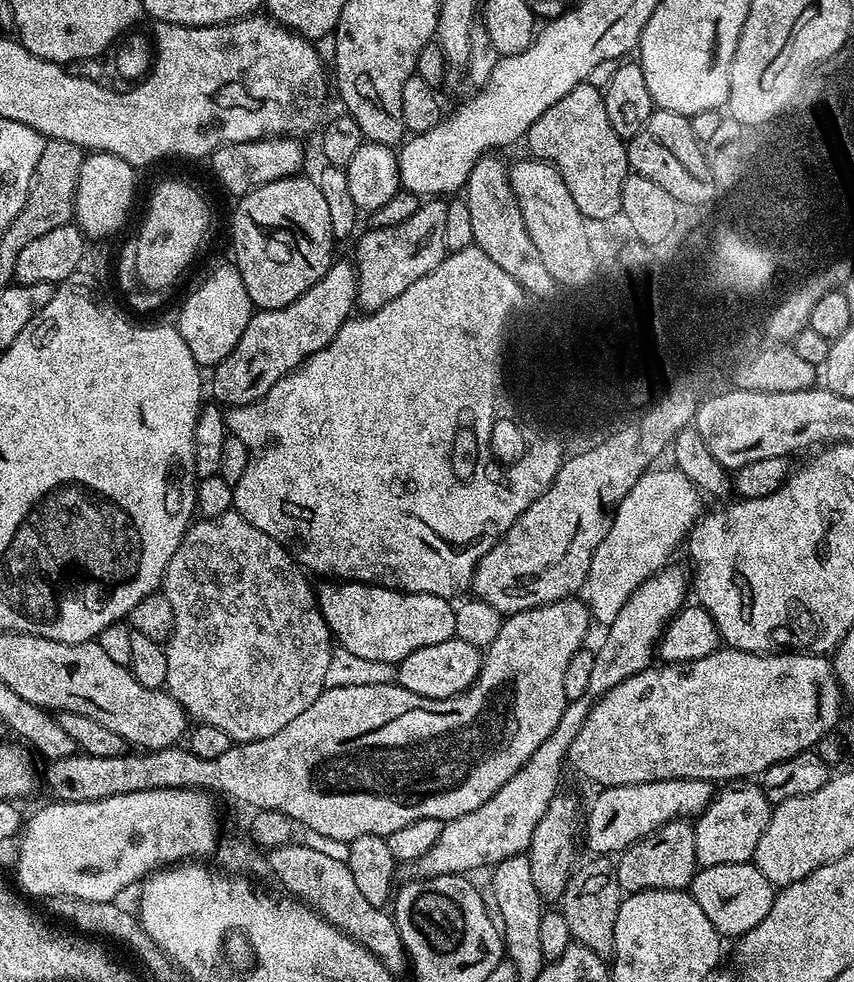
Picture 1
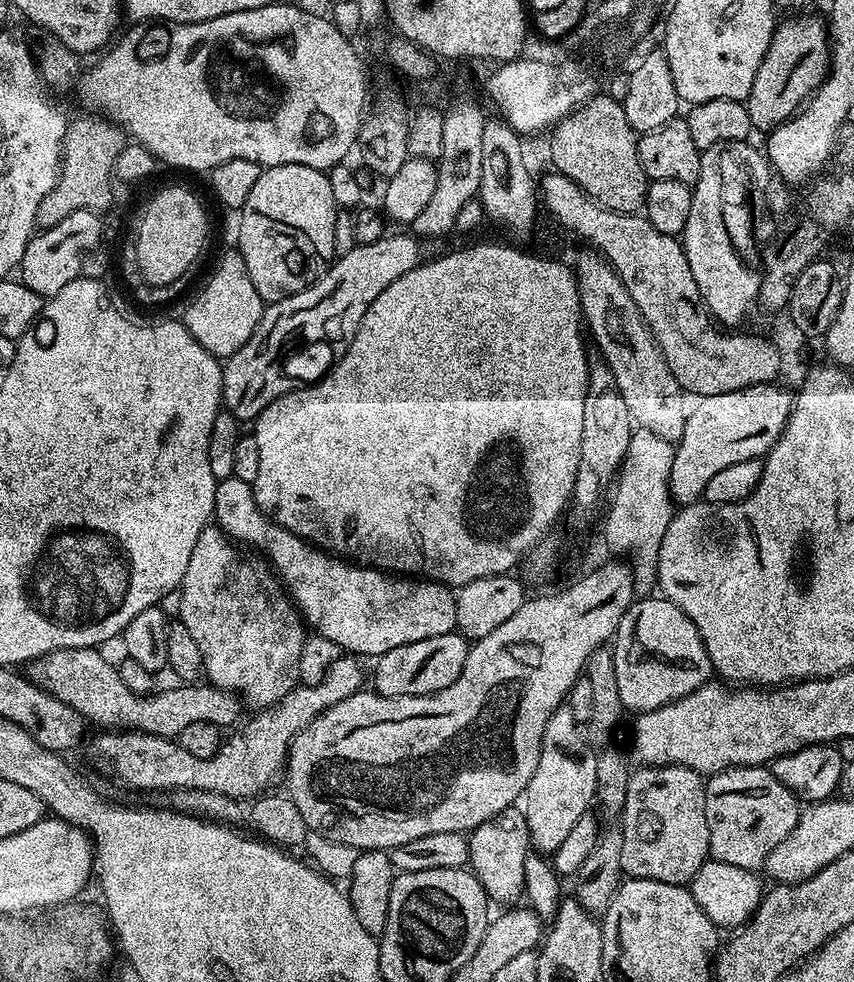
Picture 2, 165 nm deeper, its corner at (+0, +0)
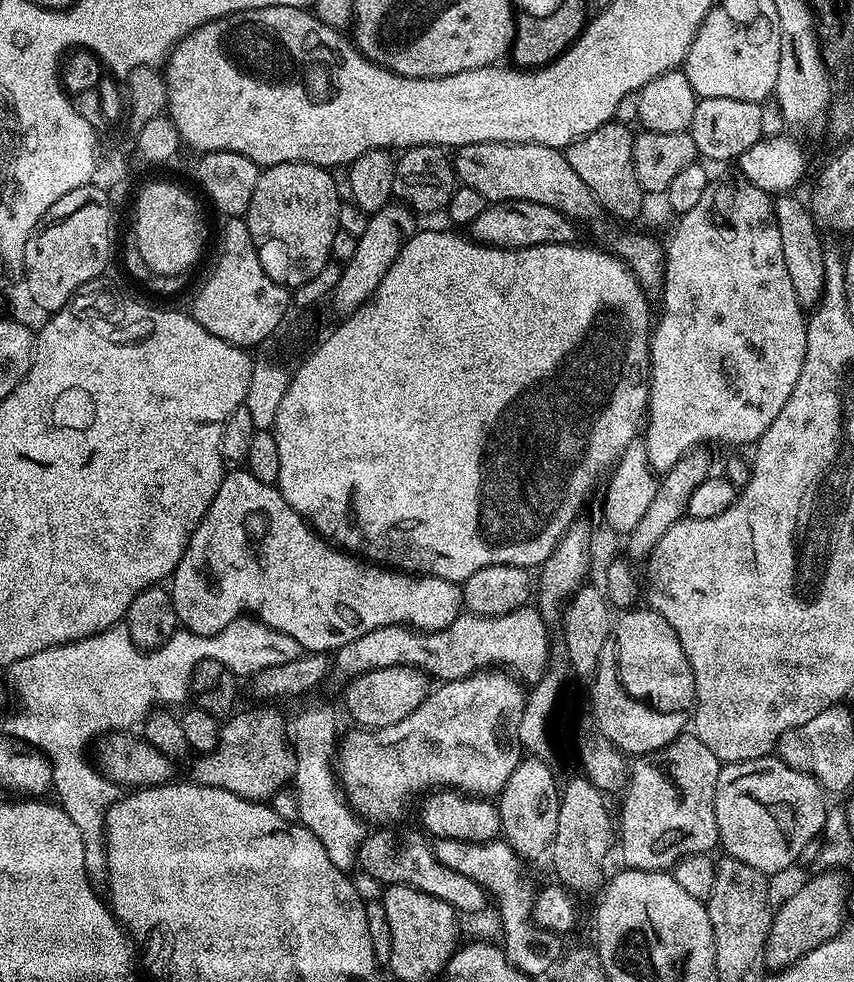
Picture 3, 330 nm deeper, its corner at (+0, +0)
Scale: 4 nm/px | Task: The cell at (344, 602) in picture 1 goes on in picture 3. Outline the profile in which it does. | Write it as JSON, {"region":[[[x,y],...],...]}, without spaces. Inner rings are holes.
{"region":[[[232,470],[225,475],[222,486],[218,486],[218,494],[210,502],[202,522],[188,537],[188,544],[184,547],[182,558],[178,566],[172,571],[170,577],[170,591],[176,619],[187,631],[198,634],[199,636],[216,636],[230,622],[234,622],[236,617],[245,612],[251,614],[261,624],[270,626],[274,630],[282,630],[282,634],[290,634],[294,642],[298,642],[304,647],[308,654],[332,654],[336,649],[346,646],[346,642],[354,642],[354,638],[362,638],[362,634],[370,634],[370,630],[378,630],[382,626],[394,626],[401,624],[405,628],[410,628],[418,632],[437,632],[450,622],[454,622],[462,614],[464,608],[464,594],[461,585],[455,580],[443,580],[437,576],[426,576],[423,574],[409,574],[399,570],[393,570],[387,566],[381,566],[375,562],[365,562],[339,547],[333,546],[329,541],[321,538],[314,531],[308,521],[302,519],[290,505],[284,501],[279,488],[275,484],[258,482],[254,474],[246,470]]]}

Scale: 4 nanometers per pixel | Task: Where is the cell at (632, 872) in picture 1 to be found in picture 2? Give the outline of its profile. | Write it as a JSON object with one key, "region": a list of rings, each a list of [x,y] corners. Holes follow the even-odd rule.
{"region":[[[667,764],[666,766],[640,766],[628,777],[626,802],[622,813],[622,858],[620,870],[633,880],[653,880],[667,884],[691,885],[704,861],[709,859],[710,826],[706,826],[705,777],[693,768]]]}

